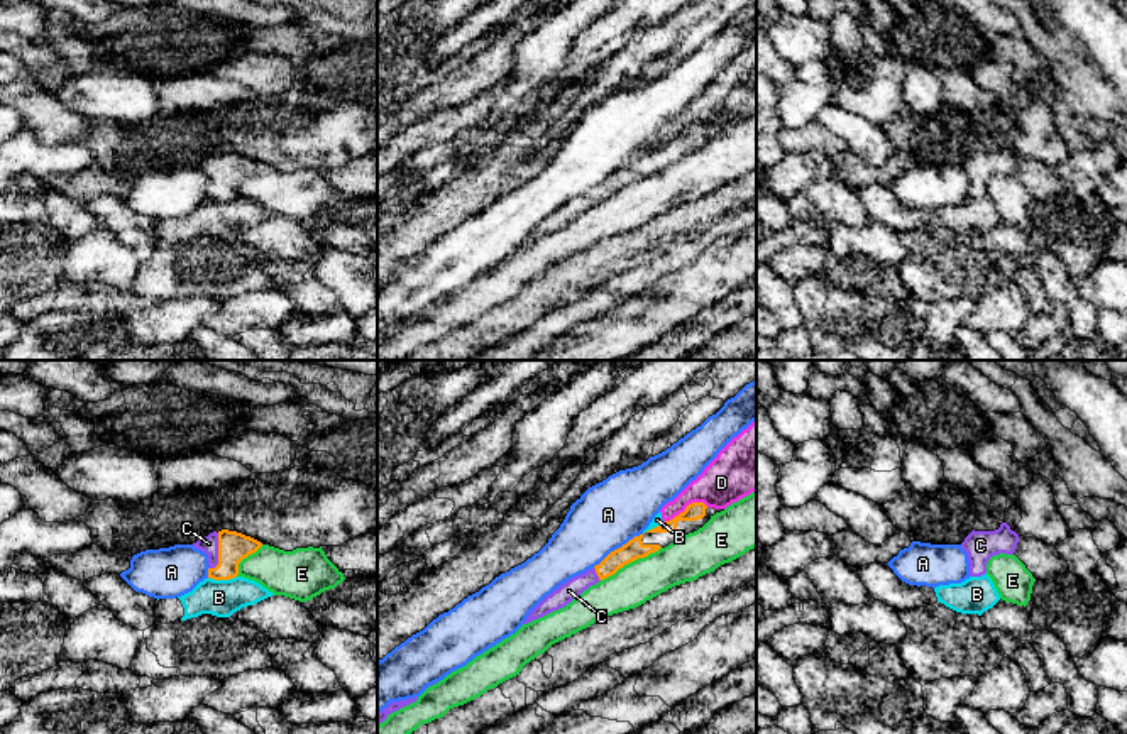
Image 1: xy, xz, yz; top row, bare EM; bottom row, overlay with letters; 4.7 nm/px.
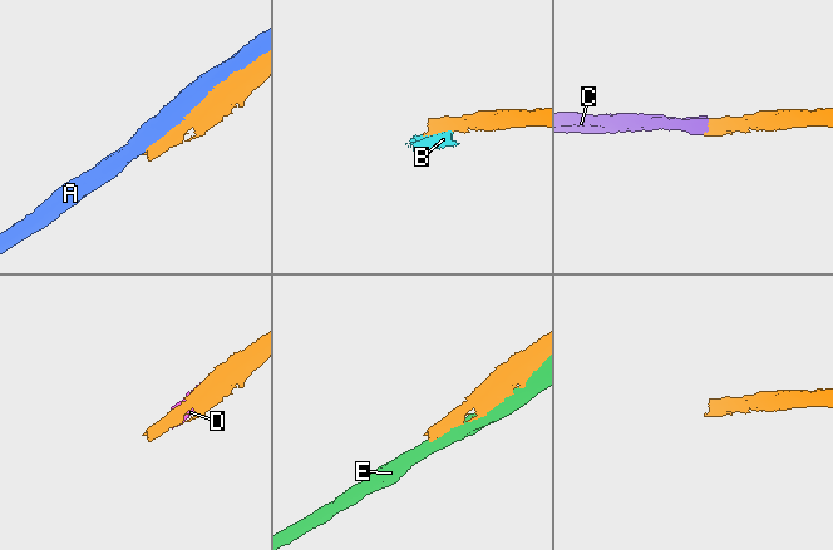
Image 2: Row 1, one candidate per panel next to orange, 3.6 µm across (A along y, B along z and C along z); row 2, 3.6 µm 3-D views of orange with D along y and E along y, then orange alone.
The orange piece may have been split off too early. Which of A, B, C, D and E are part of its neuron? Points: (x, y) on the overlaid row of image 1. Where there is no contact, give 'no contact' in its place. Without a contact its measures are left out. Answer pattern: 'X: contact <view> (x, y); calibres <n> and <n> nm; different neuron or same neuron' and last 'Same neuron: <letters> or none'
A: contact xz (618, 548); calibres 90 and 320 nm; different neuron
B: contact xy (222, 579); calibres 150 and 180 nm; different neuron
C: contact xy (219, 552); calibres 150 and 80 nm; same neuron
D: contact xz (686, 508); calibres 90 and 220 nm; different neuron
E: contact xz (630, 562); calibres 90 and 200 nm; different neuron
Same neuron: C

